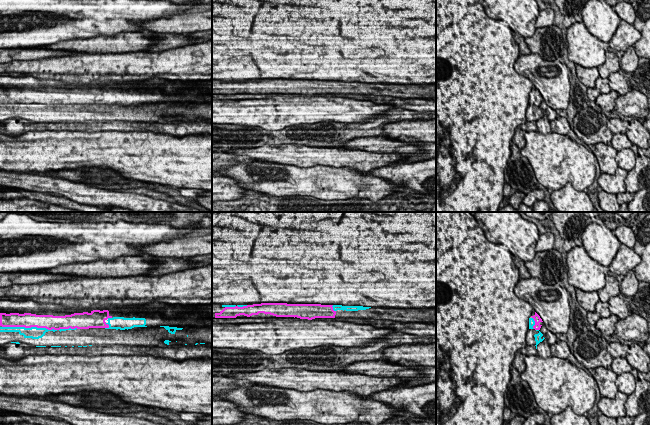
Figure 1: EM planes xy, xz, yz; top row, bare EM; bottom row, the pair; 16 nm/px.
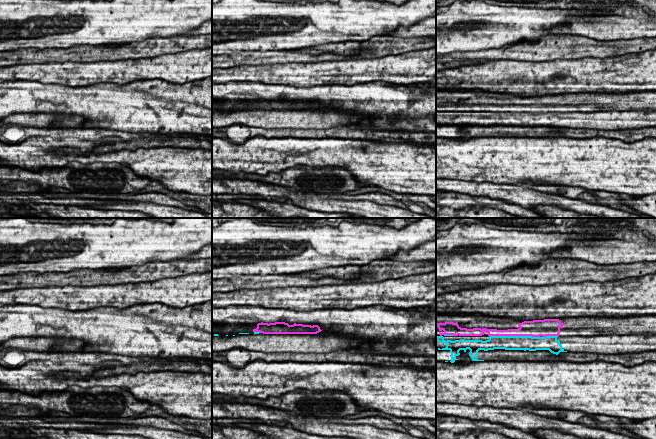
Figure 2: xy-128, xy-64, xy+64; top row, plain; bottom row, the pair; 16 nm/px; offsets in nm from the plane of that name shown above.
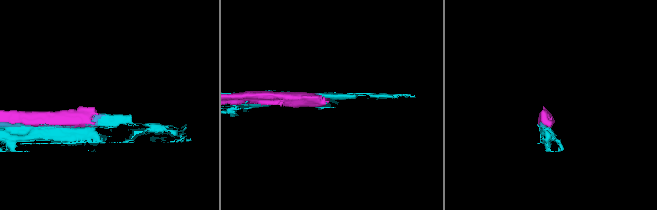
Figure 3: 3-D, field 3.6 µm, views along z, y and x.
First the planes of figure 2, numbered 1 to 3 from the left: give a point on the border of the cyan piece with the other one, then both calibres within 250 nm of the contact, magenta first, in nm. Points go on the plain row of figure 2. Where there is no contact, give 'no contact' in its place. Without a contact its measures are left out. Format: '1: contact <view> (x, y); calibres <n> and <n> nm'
1: no contact
2: contact xy-64 (257, 107); calibres 190 and 30 nm
3: contact xy+64 (514, 111); calibres 260 and 220 nm

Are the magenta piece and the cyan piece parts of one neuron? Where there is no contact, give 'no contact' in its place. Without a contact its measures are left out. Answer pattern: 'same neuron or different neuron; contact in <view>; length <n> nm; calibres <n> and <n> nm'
different neuron; contact in xy; length 900 nm; calibres 240 and 190 nm

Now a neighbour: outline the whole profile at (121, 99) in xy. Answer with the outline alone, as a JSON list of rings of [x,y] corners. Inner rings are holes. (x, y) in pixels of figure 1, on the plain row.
[[[108,94],[108,104],[60,105],[46,104],[0,103],[0,122],[8,119],[28,121],[32,123],[87,123],[87,122],[158,122],[160,118],[167,121],[212,120],[212,103],[177,104],[169,102],[147,103],[145,94]]]

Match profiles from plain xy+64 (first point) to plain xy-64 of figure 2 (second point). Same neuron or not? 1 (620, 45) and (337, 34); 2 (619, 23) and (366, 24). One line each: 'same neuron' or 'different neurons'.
1: different neurons
2: different neurons

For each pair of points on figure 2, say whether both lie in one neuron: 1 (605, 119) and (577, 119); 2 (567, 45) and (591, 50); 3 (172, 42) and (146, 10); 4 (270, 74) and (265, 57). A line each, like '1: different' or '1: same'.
1: same
2: same
3: different
4: different

